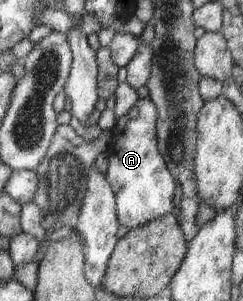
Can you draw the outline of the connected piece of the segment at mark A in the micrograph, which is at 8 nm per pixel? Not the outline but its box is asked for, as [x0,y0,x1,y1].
[104,97,177,230]

